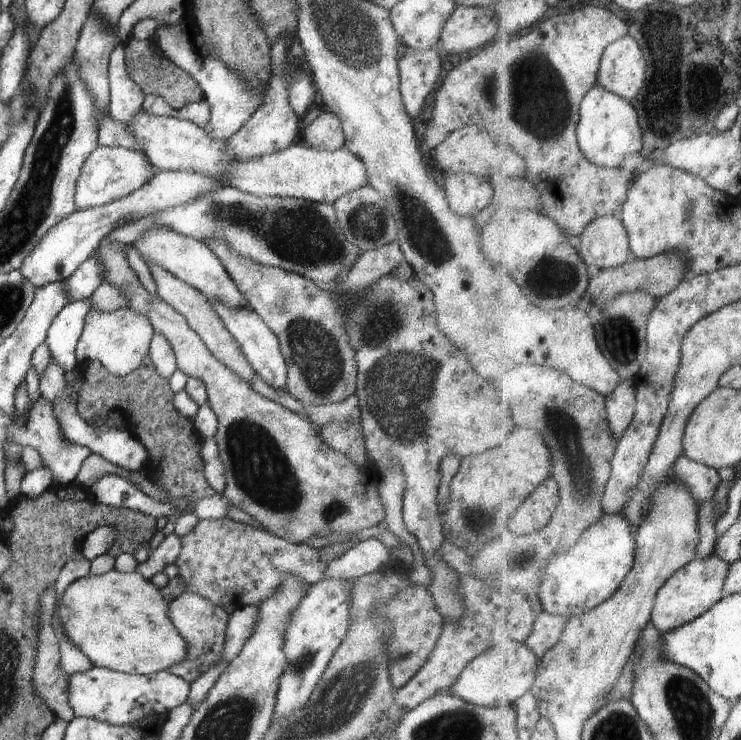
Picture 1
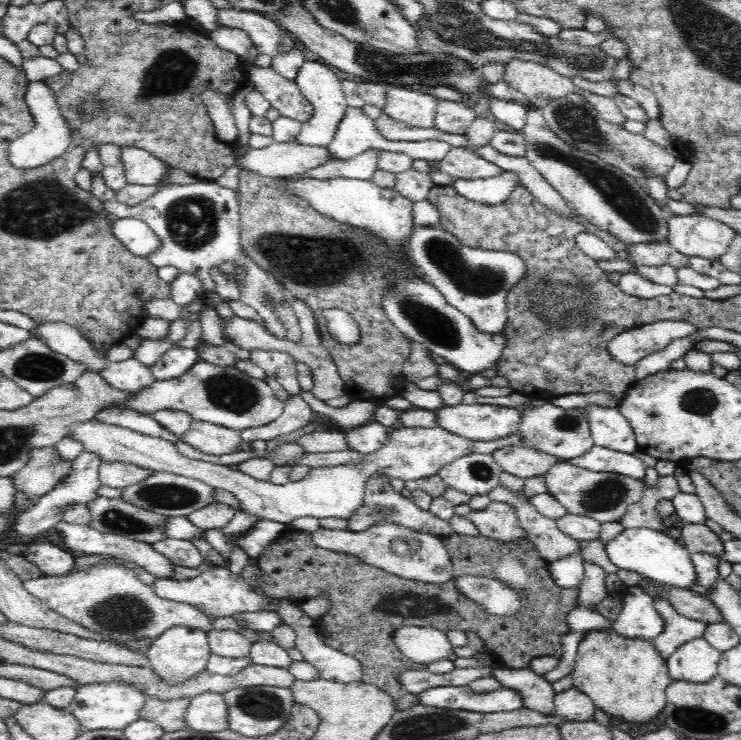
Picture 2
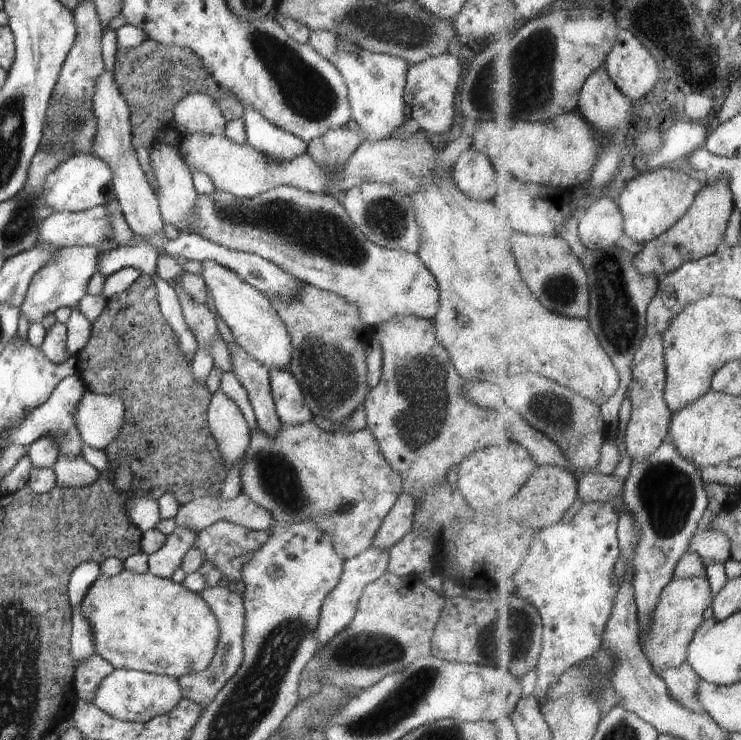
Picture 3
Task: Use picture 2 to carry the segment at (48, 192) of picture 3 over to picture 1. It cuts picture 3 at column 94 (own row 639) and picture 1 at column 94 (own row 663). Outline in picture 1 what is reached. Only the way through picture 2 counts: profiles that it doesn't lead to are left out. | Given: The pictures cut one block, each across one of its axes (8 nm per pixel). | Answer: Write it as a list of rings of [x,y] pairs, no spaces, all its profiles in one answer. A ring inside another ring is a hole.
[[[98,145],[80,169],[75,190],[76,208],[86,210],[120,200],[146,184],[158,171],[138,150]]]

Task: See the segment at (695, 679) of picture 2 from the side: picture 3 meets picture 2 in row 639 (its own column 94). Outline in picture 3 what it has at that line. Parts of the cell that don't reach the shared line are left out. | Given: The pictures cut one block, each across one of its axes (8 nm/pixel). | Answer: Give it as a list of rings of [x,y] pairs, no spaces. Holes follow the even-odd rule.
[[[115,669],[100,682],[100,685],[92,703],[111,718],[121,722],[137,724],[149,722],[155,717],[172,713],[183,698],[178,679],[135,669]]]

